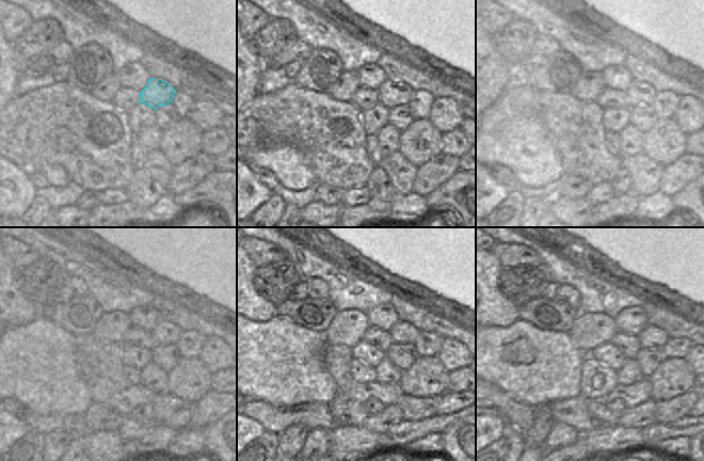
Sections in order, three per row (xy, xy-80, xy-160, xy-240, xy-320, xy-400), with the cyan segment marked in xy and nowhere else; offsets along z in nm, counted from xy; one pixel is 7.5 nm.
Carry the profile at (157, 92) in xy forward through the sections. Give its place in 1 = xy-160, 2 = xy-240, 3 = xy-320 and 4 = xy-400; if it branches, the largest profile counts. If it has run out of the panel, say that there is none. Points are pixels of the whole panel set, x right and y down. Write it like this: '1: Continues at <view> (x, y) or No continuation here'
1: Continues at xy-160 (638, 94)
2: Continues at xy-240 (164, 333)
3: Continues at xy-320 (401, 332)
4: Continues at xy-400 (651, 337)

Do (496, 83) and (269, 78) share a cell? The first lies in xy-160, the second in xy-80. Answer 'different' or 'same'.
different

